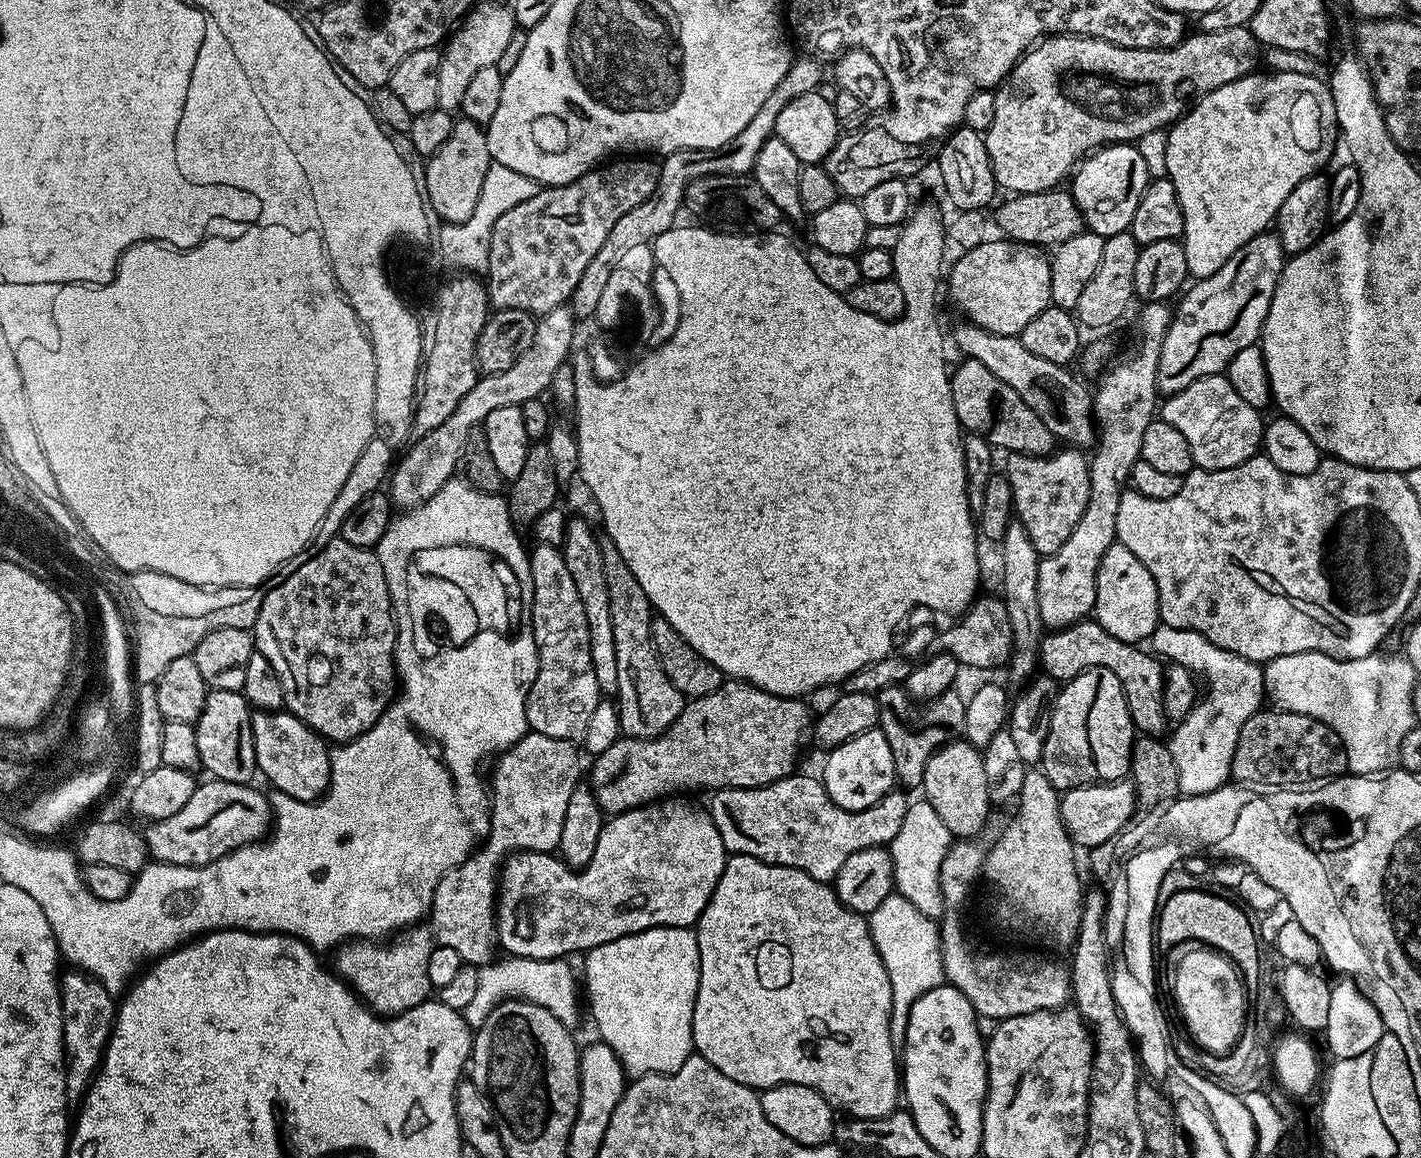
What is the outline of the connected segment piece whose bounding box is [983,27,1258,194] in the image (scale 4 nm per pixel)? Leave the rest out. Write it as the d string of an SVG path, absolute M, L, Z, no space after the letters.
M1247 27L1218 30L1217 32L1201 32L1199 30L1193 32L1193 36L1192 33L1185 35L1184 39L1172 48L1127 48L1099 40L1093 36L1069 36L1067 34L1045 36L1039 42L1033 43L1032 47L1020 57L1020 61L1012 67L1010 75L995 89L994 122L990 122L988 131L983 133L986 142L986 154L990 154L990 166L994 170L997 185L1001 189L1009 188L1007 191L1012 194L1046 192L1049 188L1057 187L1061 183L1060 179L1064 175L1067 177L1077 167L1078 161L1085 154L1091 153L1106 144L1139 141L1140 136L1150 130L1167 129L1169 125L1180 119L1193 98L1199 98L1208 92L1218 90L1218 86L1226 86L1238 78L1249 75L1255 69L1252 67L1256 64L1258 41L1252 37L1252 33Z

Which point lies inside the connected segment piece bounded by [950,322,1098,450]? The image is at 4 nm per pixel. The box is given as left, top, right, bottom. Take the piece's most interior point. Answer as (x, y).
(1064, 403)

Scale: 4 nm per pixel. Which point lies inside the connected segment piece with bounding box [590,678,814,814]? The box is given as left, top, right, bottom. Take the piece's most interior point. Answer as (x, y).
(741, 736)

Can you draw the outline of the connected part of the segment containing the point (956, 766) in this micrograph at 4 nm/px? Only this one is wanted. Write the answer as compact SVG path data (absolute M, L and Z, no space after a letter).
M952 738L932 755L930 762L926 762L923 799L928 800L930 806L934 806L938 818L942 818L946 830L950 830L954 838L979 837L979 832L988 820L990 801L986 794L986 773L982 771L983 757L983 751L967 740Z

